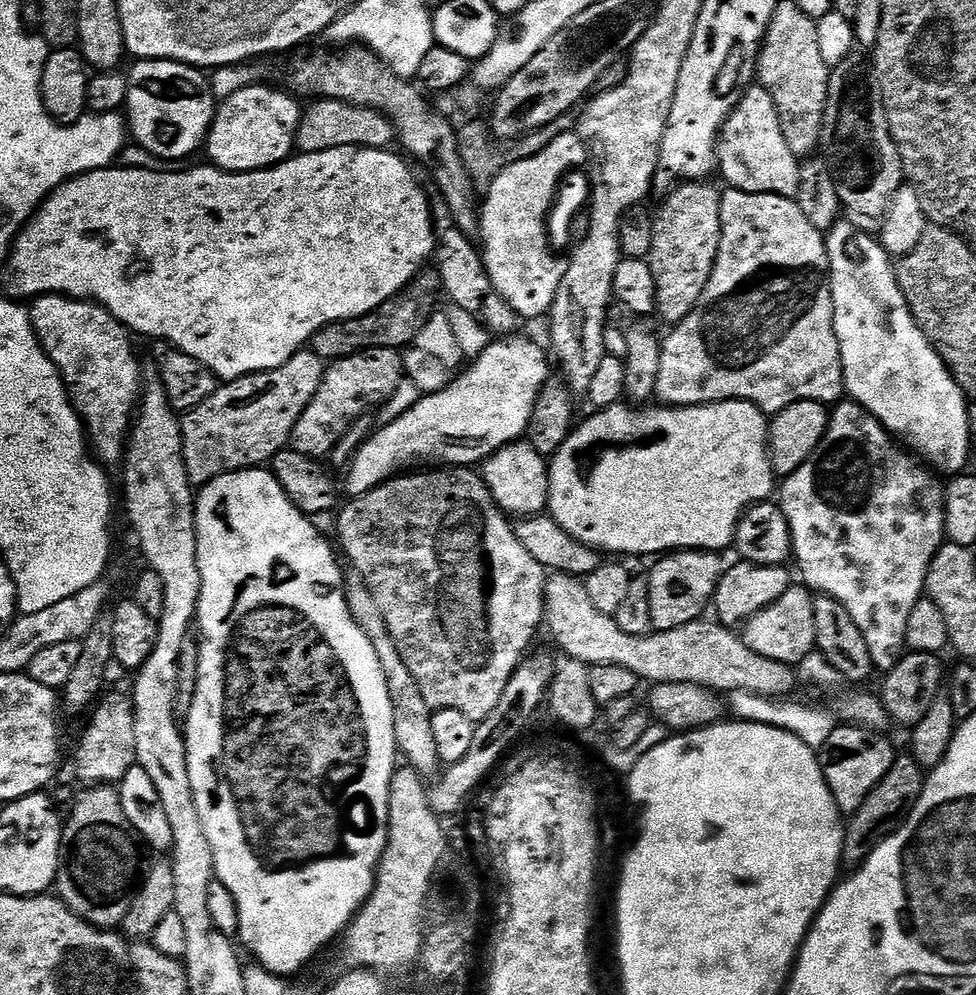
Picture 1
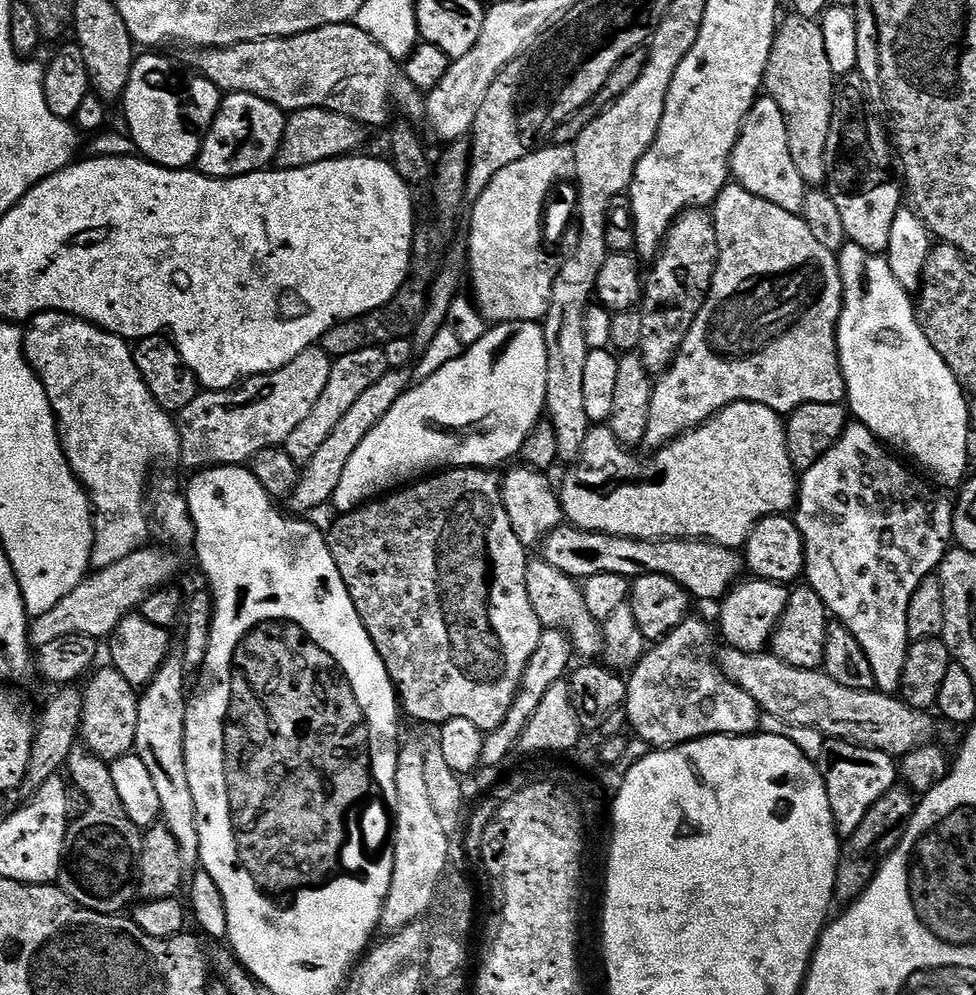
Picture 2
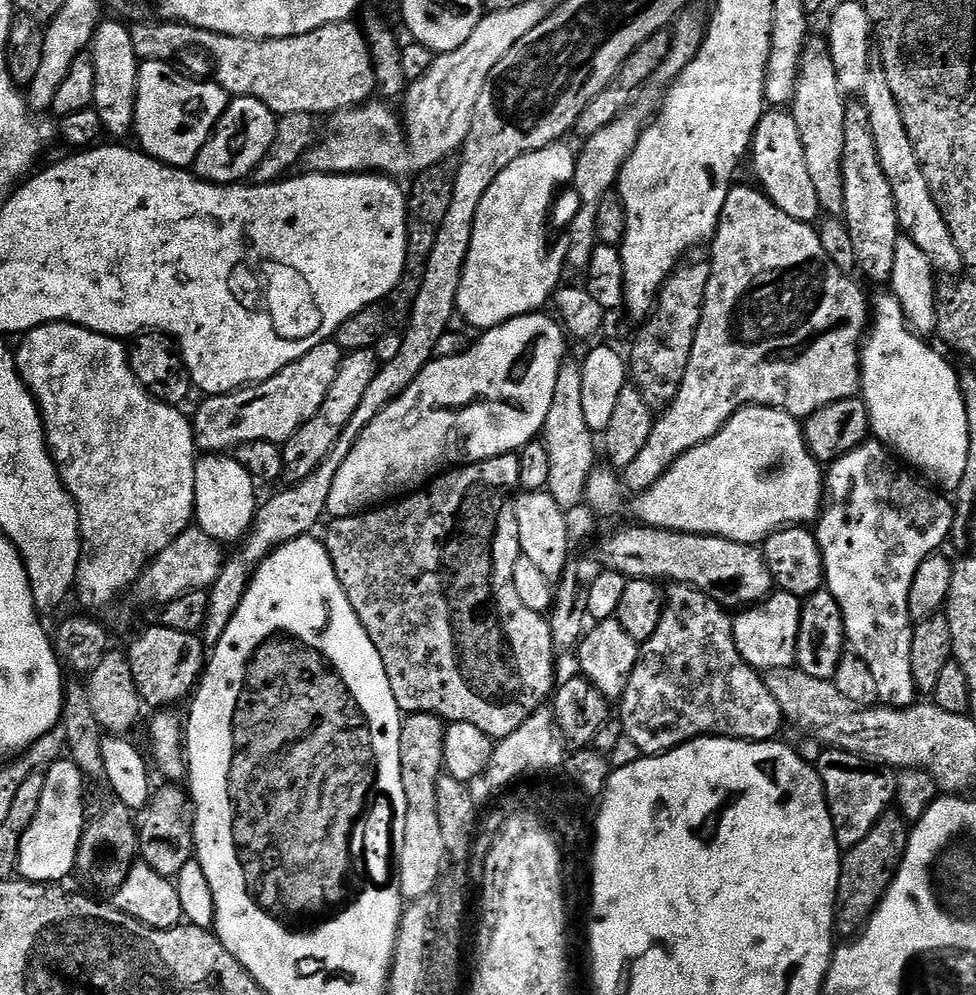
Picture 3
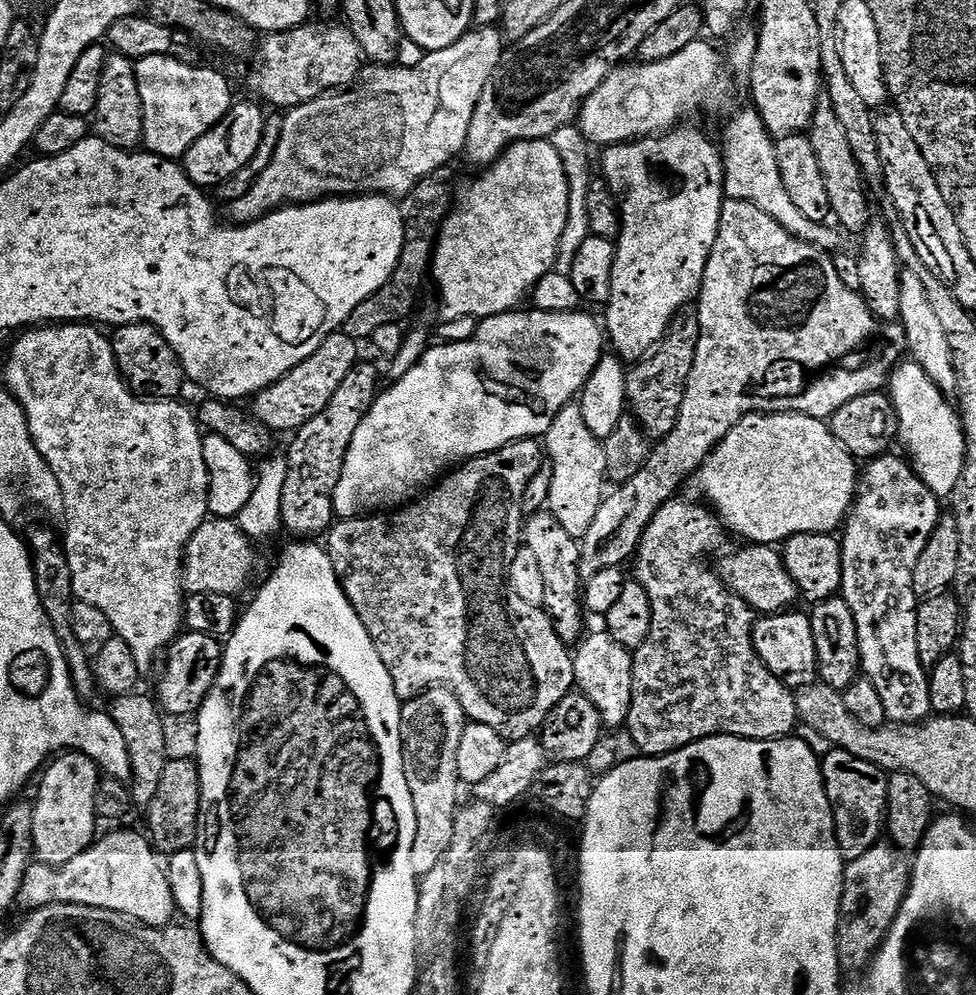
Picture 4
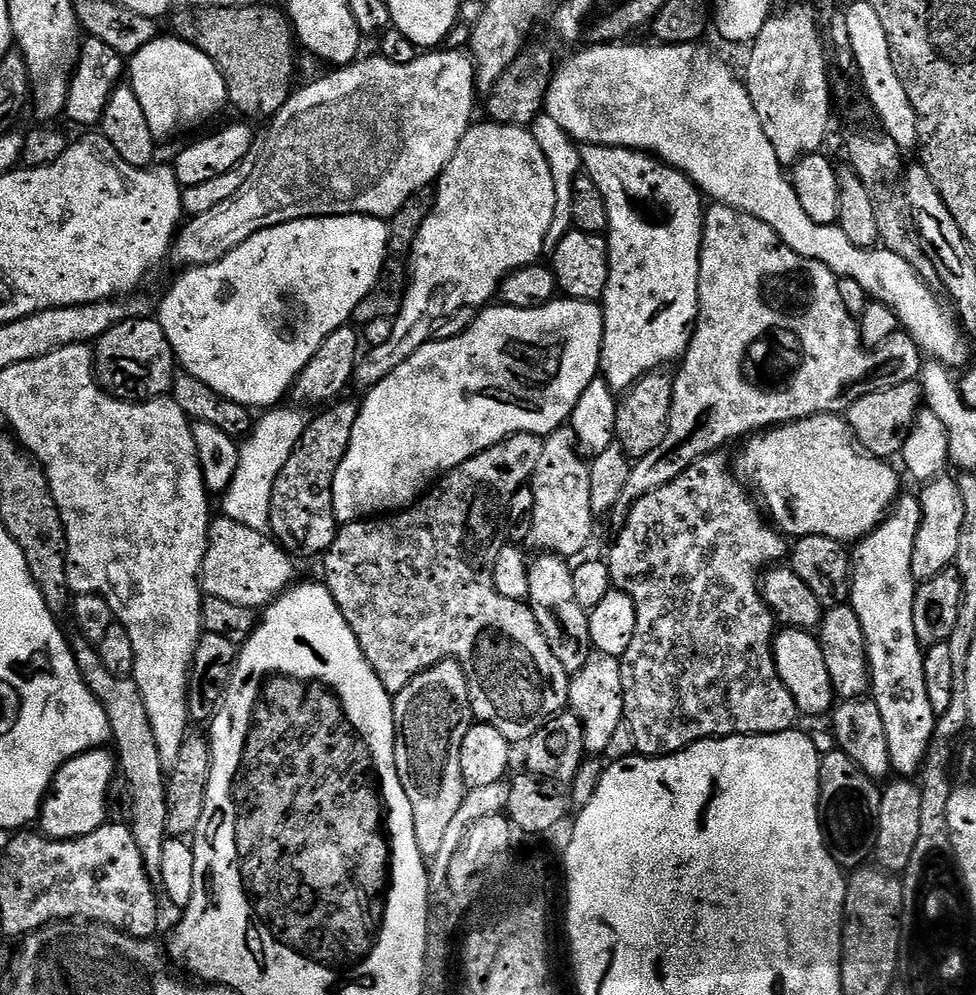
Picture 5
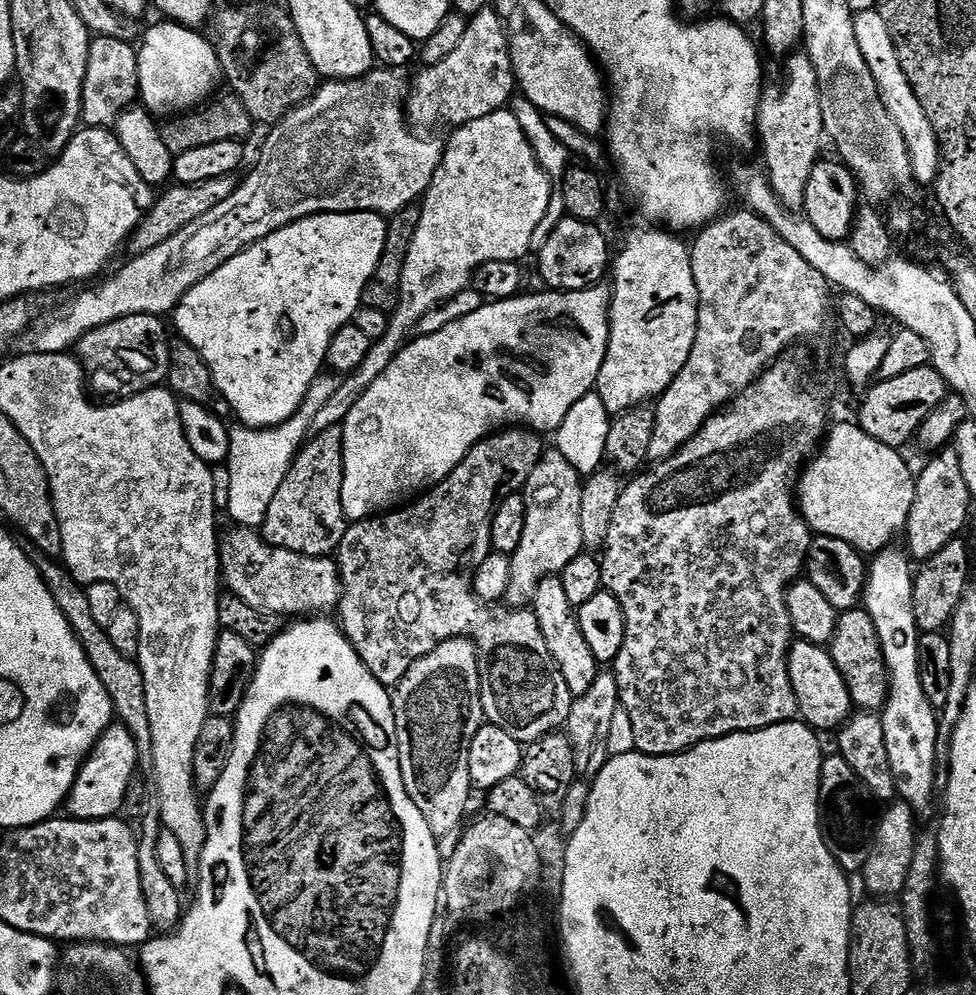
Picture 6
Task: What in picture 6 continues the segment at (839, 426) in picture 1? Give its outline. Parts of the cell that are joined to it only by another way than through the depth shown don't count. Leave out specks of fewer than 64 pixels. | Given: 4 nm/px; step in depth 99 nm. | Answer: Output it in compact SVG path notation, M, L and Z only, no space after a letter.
M893 546L885 548L882 552L877 552L871 557L868 564L868 583L864 585L864 599L862 606L870 614L870 618L874 618L874 630L878 642L882 646L882 654L884 655L884 665L888 670L888 701L885 702L882 711L879 713L880 721L882 722L882 731L886 738L886 751L890 758L890 771L894 774L894 786L896 787L896 795L903 803L910 805L912 811L917 814L923 814L932 804L932 799L937 799L938 789L936 786L936 755L937 755L937 741L938 741L938 726L937 709L932 707L930 698L926 698L926 693L922 690L922 678L918 678L918 642L922 635L919 628L916 626L916 619L914 618L914 586L912 585L914 579L914 564L911 559L903 551L898 550L899 547Z

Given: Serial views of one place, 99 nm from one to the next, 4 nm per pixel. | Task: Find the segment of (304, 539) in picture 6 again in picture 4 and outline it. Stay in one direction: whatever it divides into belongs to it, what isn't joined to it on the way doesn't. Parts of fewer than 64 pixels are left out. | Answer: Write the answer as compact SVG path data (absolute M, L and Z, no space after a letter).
M357 362L354 370L346 374L334 398L326 402L326 410L322 410L322 414L314 414L314 418L296 429L291 437L292 445L286 453L288 469L281 494L281 522L283 531L288 531L292 538L323 537L334 523L332 499L342 474L346 450L350 450L354 430L358 430L362 418L366 418L381 387L381 369L379 372L374 365L364 363Z

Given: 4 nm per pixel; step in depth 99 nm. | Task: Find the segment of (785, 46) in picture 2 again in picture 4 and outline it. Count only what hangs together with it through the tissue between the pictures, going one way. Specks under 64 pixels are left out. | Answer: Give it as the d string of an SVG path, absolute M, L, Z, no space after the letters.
M821 99L816 105L806 135L810 146L814 146L814 155L818 158L822 178L826 178L826 195L830 198L832 207L831 219L837 220L835 223L845 233L848 231L862 234L867 230L872 216L868 210L866 177L860 173L860 167L854 158L854 150L850 150L850 142L846 139L846 129L842 127L842 122L838 122L838 114L834 114L828 99Z

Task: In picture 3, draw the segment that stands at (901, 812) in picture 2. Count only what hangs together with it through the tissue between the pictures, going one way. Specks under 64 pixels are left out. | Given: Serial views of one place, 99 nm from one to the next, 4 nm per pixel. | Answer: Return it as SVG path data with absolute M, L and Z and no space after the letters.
M889 810L878 818L874 830L862 838L853 848L843 853L840 861L840 885L836 895L836 932L844 938L852 938L863 929L876 907L888 893L892 879L896 877L908 849L909 821L899 810Z

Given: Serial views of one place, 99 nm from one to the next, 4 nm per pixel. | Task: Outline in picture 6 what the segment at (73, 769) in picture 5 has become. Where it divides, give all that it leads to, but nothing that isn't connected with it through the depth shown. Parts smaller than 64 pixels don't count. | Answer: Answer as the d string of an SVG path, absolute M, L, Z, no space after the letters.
M119 722L109 724L106 731L100 735L98 743L92 745L87 760L80 765L80 772L76 775L74 786L68 792L66 808L69 808L71 819L73 820L111 820L121 815L120 807L124 804L124 799L128 796L128 787L132 784L132 779L136 776L136 768L141 767L140 755L137 752L136 743L130 730Z

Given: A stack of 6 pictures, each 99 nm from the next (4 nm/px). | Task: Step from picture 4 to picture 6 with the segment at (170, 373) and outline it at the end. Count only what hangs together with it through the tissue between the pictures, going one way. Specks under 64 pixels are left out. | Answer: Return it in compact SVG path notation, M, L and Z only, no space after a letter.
M134 314L130 318L118 318L118 322L110 322L86 334L74 352L84 368L91 391L108 396L104 398L127 398L137 396L147 388L163 385L170 370L172 348L164 323L158 316Z

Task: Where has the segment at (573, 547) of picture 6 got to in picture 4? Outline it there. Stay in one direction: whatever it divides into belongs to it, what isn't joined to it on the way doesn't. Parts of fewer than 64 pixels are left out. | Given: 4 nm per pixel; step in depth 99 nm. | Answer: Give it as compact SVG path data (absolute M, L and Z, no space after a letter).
M579 403L567 404L550 422L550 430L542 437L542 448L546 453L547 467L552 469L550 478L550 490L548 494L547 511L551 512L556 523L562 531L577 538L584 536L586 530L590 530L590 522L594 522L594 514L598 514L598 506L604 501L606 495L606 450L603 443L596 439L594 434L586 427L582 419L582 410Z

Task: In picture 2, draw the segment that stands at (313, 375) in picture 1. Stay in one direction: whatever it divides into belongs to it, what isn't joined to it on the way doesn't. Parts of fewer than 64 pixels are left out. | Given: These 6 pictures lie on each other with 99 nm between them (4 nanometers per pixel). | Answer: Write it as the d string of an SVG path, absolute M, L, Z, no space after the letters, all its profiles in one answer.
M313 346L302 350L302 354L298 354L298 358L294 358L286 366L282 366L278 370L274 370L263 376L249 376L247 380L237 384L235 388L227 388L221 392L201 391L200 395L194 398L194 402L190 402L190 406L186 406L186 410L182 410L178 414L178 427L180 429L179 463L192 468L191 470L199 470L209 466L244 466L254 456L258 455L260 451L284 445L286 438L290 438L290 434L294 434L294 430L298 430L298 425L309 416L310 410L314 410L314 406L318 403L318 398L322 398L322 390L326 390L326 382L330 382L332 361L333 357L328 355L328 351L324 347Z

